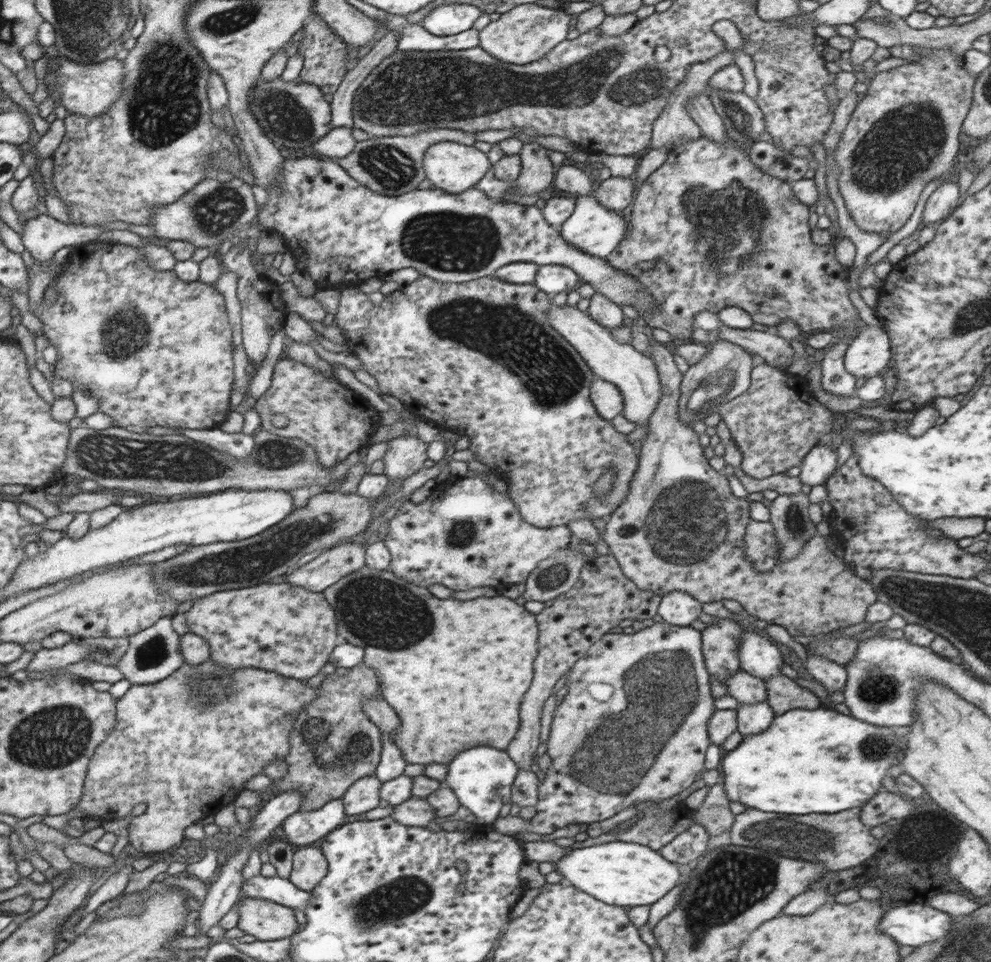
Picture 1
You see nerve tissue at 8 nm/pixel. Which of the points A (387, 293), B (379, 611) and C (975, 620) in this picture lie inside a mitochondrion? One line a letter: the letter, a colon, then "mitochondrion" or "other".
A: other
B: mitochondrion
C: mitochondrion

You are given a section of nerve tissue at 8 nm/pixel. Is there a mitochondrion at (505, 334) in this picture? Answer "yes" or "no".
yes

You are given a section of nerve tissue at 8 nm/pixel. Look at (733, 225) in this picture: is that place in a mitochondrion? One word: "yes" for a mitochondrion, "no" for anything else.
yes

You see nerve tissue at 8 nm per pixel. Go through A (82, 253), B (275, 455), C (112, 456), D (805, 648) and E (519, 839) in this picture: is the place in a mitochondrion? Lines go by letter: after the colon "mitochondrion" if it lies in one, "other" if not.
A: other
B: mitochondrion
C: mitochondrion
D: other
E: other

